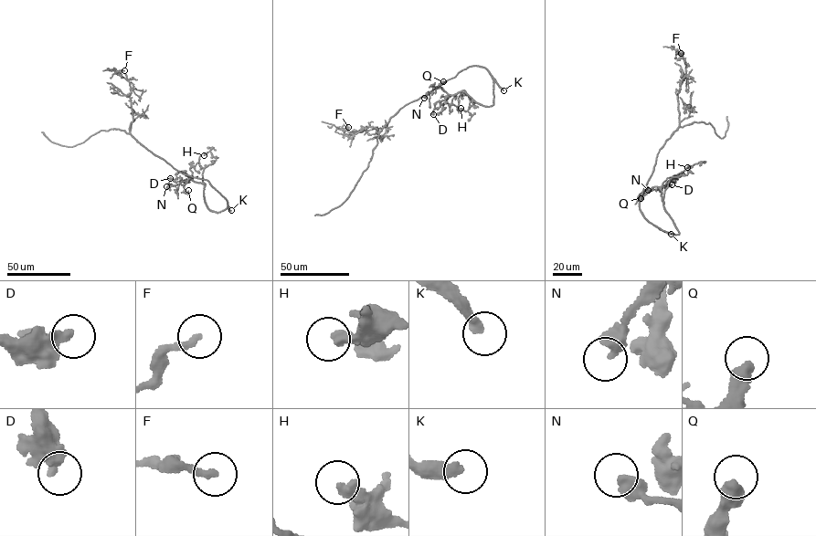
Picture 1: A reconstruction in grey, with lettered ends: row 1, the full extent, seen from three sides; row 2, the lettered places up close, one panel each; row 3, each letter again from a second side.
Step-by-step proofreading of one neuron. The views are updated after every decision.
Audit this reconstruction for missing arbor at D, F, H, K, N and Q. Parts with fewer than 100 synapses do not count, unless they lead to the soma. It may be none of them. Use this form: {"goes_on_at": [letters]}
{"goes_on_at": ["K"]}

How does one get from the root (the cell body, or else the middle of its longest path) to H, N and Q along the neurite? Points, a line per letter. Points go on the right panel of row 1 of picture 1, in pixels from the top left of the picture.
H: (648, 182), (641, 213), (678, 234), (663, 198), (670, 178), (694, 165), (687, 167)
N: (648, 182), (639, 202), (641, 213), (660, 228), (678, 234), (660, 188), (648, 190)
Q: (648, 182), (639, 202), (641, 213), (660, 228), (678, 234), (665, 210), (660, 188), (653, 186), (641, 198)

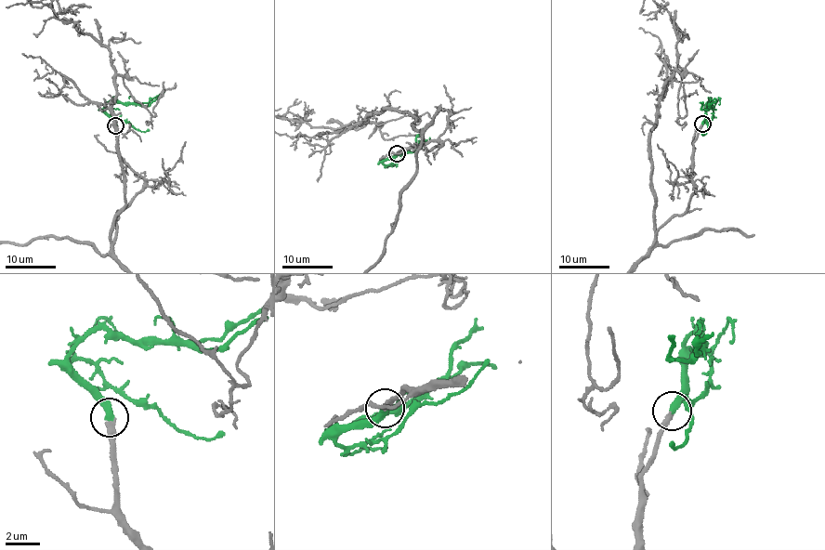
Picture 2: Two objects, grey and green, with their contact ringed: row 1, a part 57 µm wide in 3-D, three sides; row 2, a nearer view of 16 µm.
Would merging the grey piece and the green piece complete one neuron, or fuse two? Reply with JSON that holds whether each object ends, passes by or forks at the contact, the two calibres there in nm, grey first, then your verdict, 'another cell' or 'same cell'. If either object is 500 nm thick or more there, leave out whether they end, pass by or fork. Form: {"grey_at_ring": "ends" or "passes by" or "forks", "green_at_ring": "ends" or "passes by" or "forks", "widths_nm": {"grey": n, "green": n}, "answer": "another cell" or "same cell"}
{"grey_at_ring": "ends", "green_at_ring": "ends", "widths_nm": {"grey": 360, "green": 440}, "answer": "same cell"}

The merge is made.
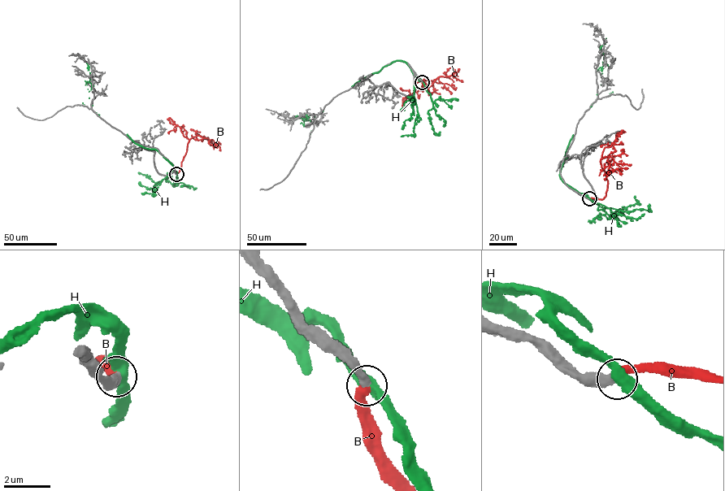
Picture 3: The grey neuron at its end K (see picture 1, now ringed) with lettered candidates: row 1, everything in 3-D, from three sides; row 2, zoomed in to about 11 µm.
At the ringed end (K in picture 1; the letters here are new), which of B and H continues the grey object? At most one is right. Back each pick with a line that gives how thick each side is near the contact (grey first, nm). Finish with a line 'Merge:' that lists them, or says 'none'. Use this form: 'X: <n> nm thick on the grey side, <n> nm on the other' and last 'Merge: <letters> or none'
B: 400 nm thick on the grey side, 440 nm on the other
Merge: B

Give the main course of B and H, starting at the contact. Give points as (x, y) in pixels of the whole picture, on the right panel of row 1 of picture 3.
B: (589, 198), (601, 199), (605, 196), (608, 180), (601, 159), (609, 157), (609, 171), (617, 169), (622, 175)
H: (589, 198), (564, 182), (559, 171), (566, 147), (601, 85), (601, 47), (606, 38)

